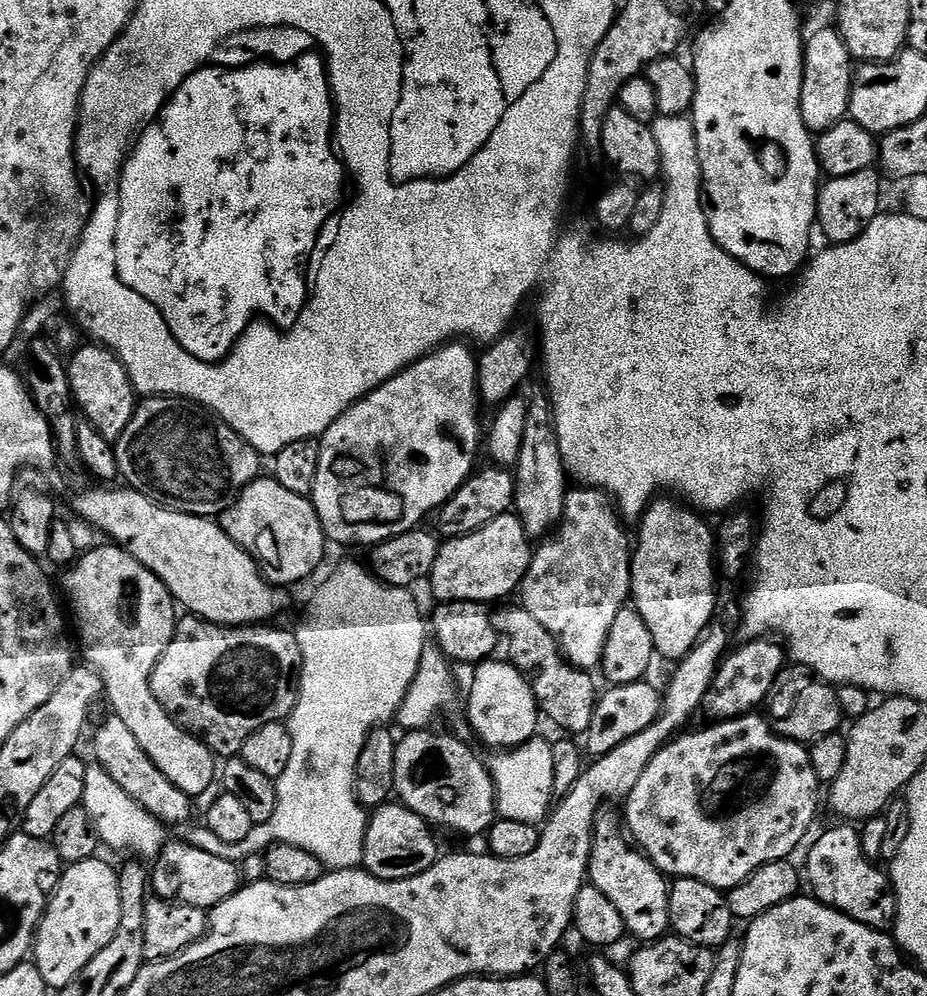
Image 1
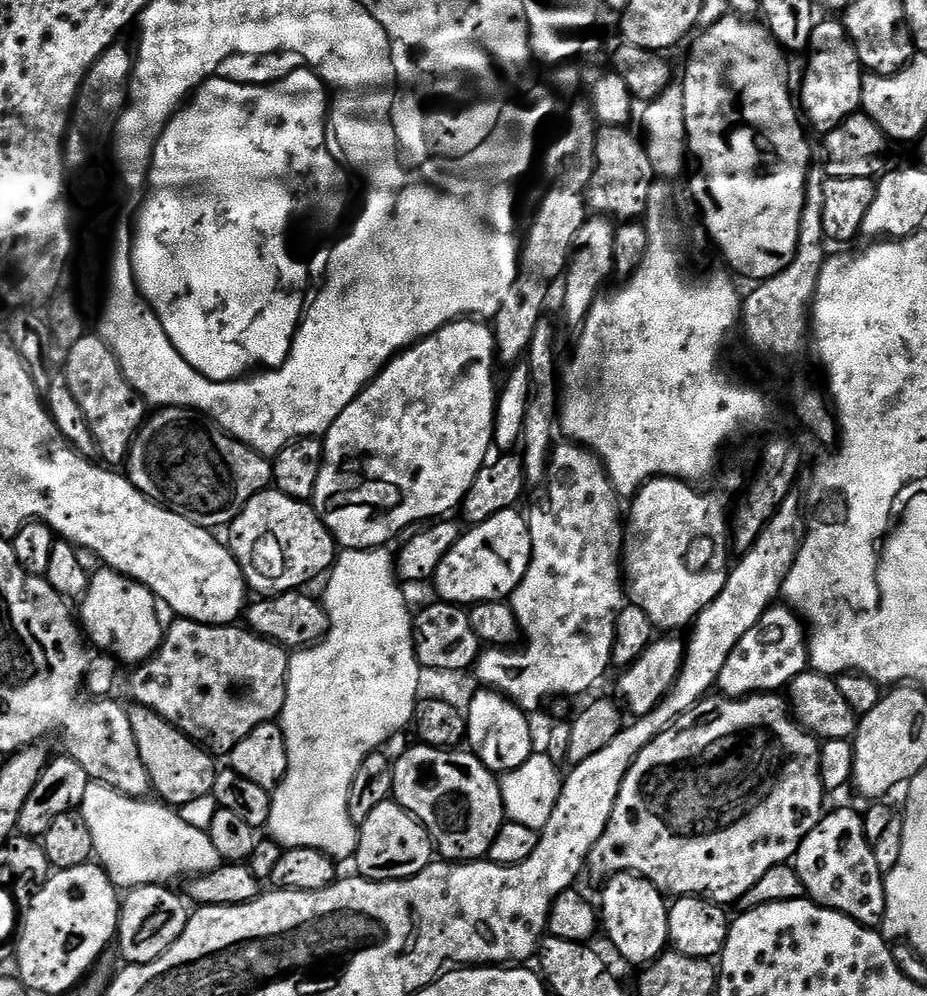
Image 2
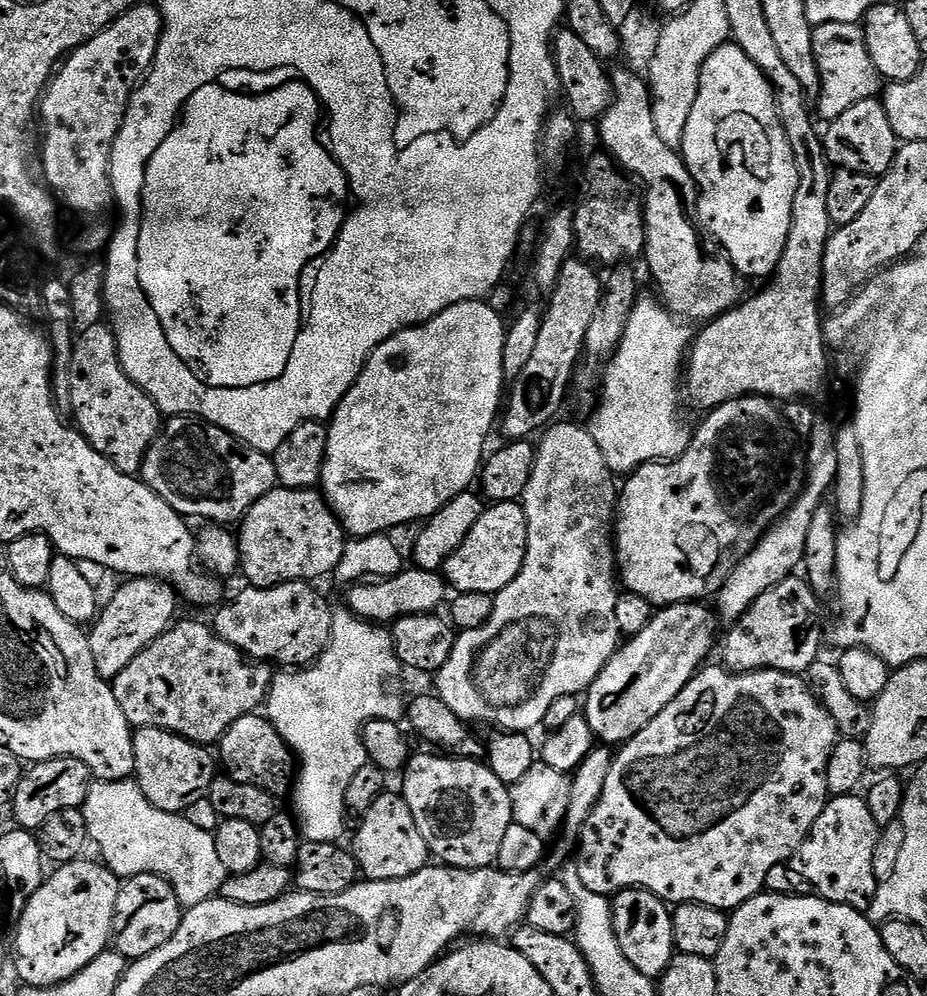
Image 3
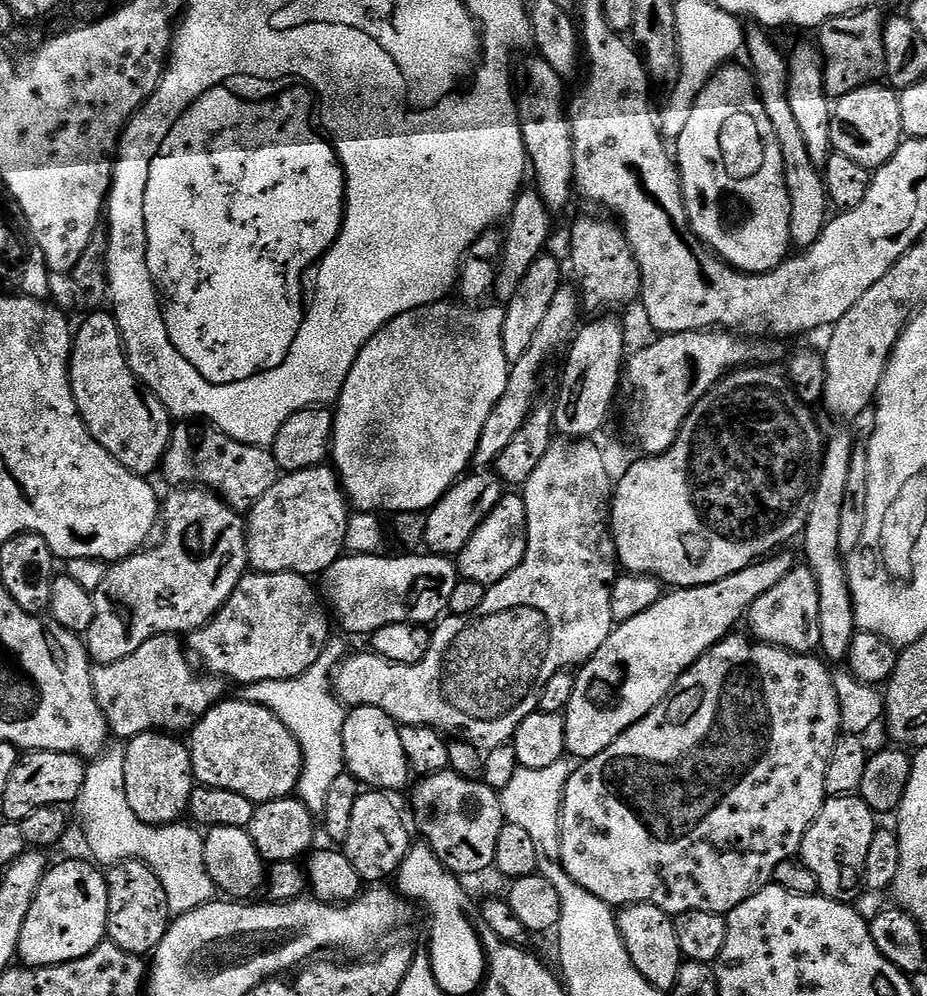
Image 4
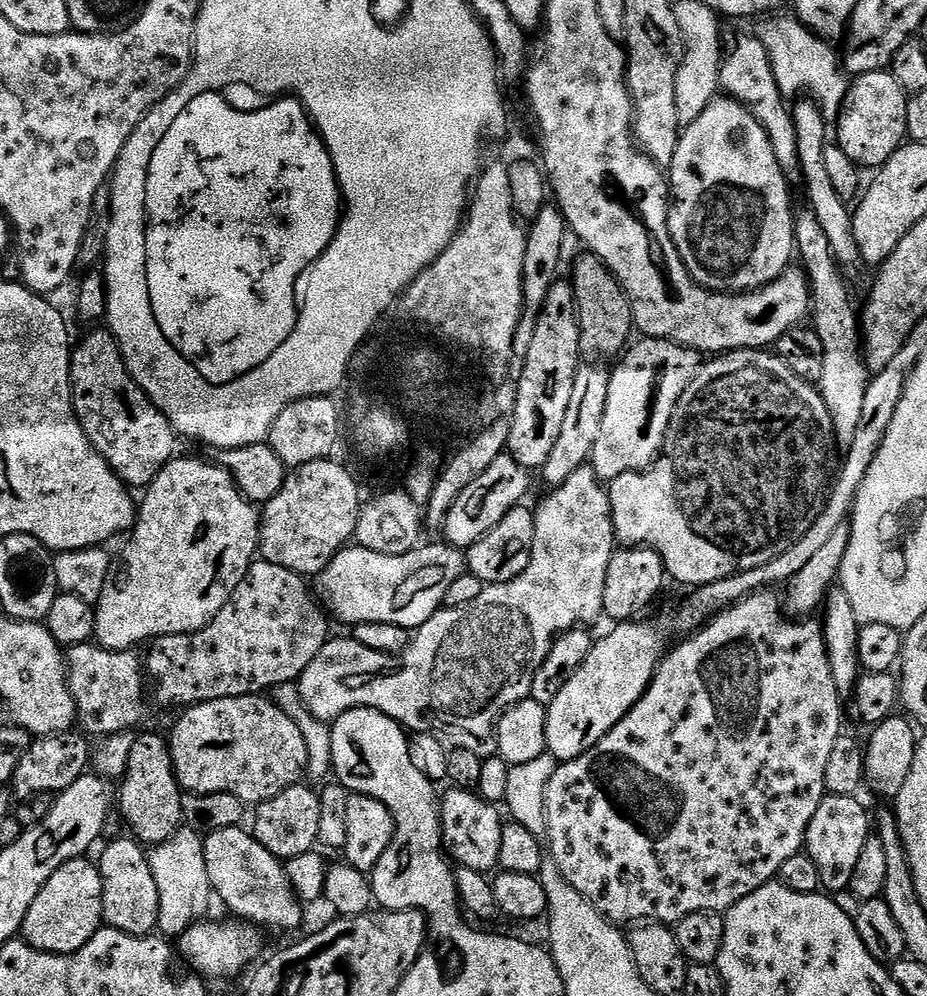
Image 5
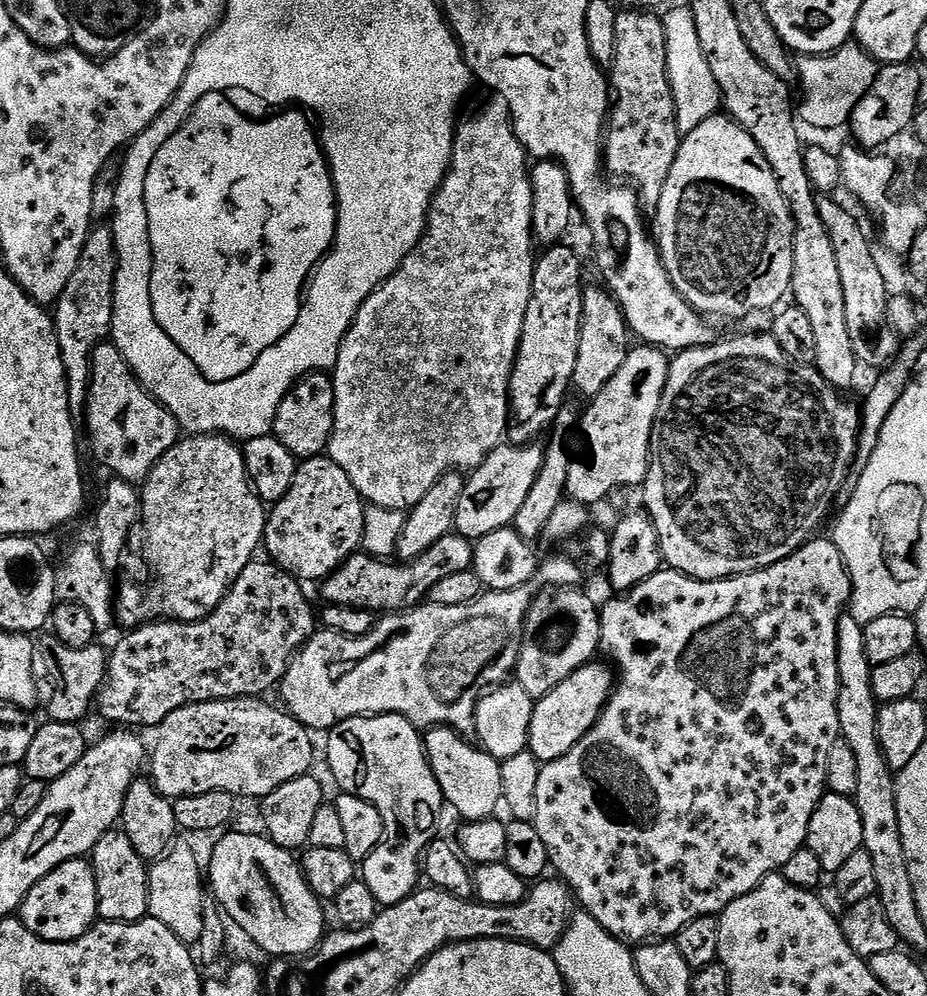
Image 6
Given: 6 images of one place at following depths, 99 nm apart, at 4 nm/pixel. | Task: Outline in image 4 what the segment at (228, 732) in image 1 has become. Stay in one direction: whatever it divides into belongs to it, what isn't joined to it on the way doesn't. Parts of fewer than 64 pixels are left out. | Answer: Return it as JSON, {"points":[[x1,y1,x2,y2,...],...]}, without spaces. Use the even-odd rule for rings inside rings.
{"points":[[179,635,155,636,138,646,134,654,113,664,93,667,96,701,106,718,109,733,117,741,127,742,147,732,187,733,215,704,225,699,225,681,211,674,199,676,184,657,180,640]]}

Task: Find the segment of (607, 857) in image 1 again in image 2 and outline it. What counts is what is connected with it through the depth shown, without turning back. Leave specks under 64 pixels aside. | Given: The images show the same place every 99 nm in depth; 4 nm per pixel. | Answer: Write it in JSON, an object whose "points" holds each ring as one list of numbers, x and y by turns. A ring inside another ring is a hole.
{"points":[[619,872,616,876,609,876,603,888,604,893,601,894,600,900,598,899,598,912,602,917,602,932,608,935,608,940,616,947,617,954,626,963,640,964,639,966,647,966,653,960,663,956,670,944,668,939,670,904,665,893,659,892,645,876,638,876,635,872]]}

